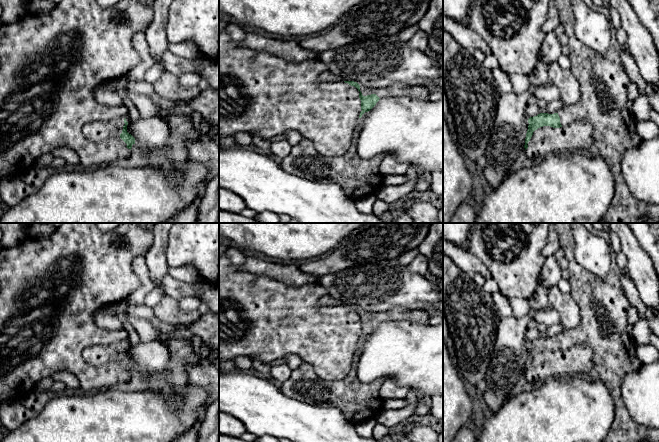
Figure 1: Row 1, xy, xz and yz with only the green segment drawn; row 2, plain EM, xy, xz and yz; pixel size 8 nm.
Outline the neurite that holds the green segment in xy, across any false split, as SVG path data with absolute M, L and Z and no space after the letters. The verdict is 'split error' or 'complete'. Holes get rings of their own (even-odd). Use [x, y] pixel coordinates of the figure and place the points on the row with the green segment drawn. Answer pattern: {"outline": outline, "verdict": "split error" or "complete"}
{"outline": "M179 114L163 117L167 120L171 129L170 148L166 152L160 149L142 150L135 144L135 138L127 132L128 122L125 118L125 125L120 138L127 144L126 147L130 150L130 154L114 163L130 168L144 167L146 165L162 167L167 163L175 165L184 163L188 159L185 141L200 140L199 133L195 129L190 115Z", "verdict": "split error"}

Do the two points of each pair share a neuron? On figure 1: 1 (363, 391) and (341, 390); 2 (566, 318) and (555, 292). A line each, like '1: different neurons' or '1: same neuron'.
1: same neuron
2: same neuron

